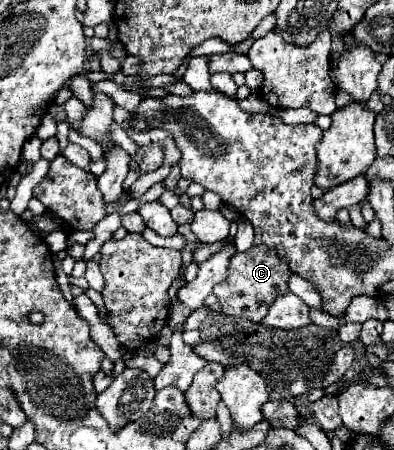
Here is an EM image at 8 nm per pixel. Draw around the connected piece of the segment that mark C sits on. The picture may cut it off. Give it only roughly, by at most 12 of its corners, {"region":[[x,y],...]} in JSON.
{"region":[[252,245],[214,287],[226,315],[260,323],[290,293],[290,265]]}

